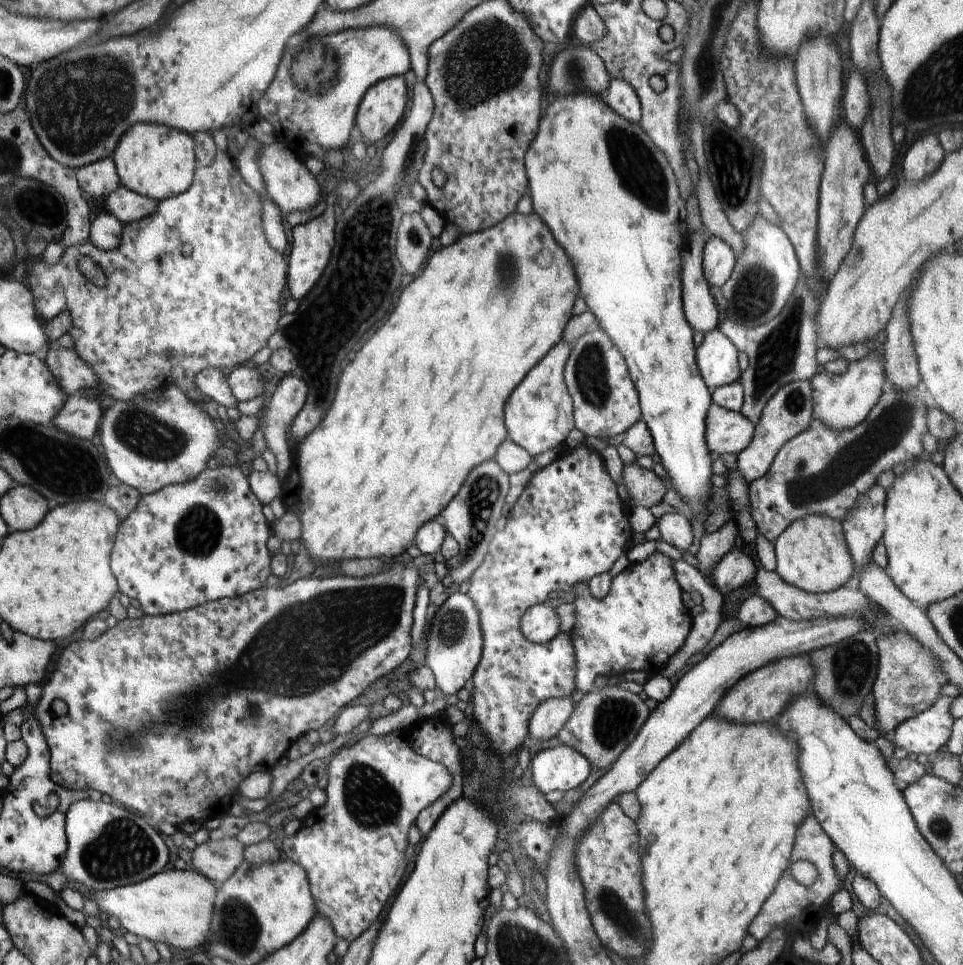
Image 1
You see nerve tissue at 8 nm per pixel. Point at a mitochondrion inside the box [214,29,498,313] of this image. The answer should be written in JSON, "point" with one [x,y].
{"point":[323,71]}

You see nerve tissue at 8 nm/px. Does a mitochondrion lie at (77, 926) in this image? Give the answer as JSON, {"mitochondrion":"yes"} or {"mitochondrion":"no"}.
{"mitochondrion":"no"}

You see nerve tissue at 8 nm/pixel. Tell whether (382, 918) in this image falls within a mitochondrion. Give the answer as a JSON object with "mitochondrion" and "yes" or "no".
{"mitochondrion":"no"}

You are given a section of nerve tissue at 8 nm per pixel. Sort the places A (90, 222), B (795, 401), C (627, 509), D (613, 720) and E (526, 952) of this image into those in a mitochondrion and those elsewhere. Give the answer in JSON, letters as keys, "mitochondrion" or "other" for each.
{"A":"other","B":"mitochondrion","C":"other","D":"mitochondrion","E":"mitochondrion"}

